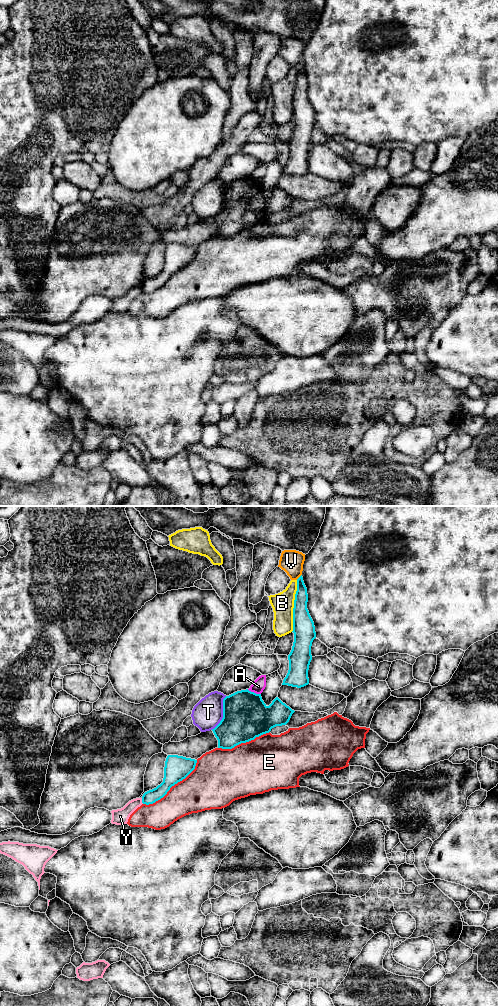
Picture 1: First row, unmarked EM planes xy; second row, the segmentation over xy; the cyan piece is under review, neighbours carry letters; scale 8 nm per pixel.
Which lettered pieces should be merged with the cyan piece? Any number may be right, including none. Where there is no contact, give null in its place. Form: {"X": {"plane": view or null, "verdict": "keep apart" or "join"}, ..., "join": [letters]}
{"A": {"plane": "xy", "verdict": "keep apart"}, "B": {"plane": "xy", "verdict": "keep apart"}, "E": {"plane": "xy", "verdict": "keep apart"}, "T": {"plane": "xy", "verdict": "keep apart"}, "V": {"plane": "xy", "verdict": "keep apart"}, "Y": {"plane": "xy", "verdict": "keep apart"}, "join": []}

